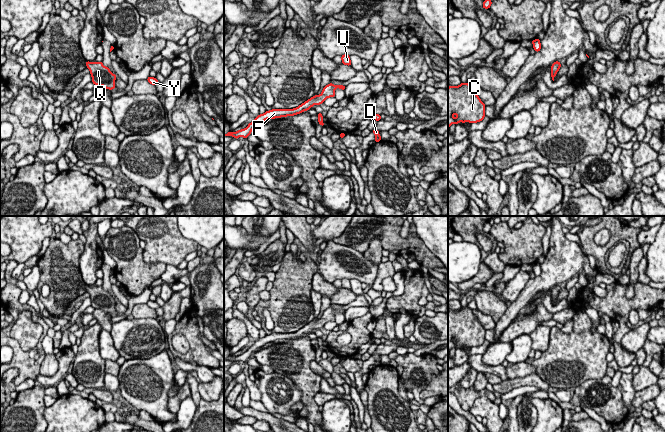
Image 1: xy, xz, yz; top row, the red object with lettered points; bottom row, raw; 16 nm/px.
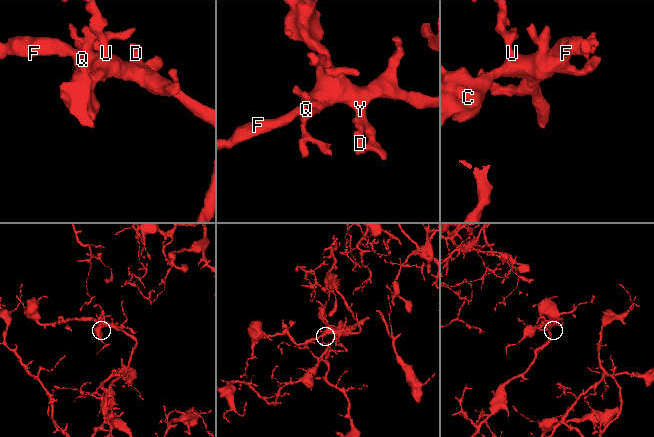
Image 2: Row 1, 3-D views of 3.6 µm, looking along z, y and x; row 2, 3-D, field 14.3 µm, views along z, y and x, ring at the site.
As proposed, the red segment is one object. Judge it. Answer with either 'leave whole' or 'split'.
leave whole

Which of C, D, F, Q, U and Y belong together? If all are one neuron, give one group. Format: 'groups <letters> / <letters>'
groups C D F Q U Y

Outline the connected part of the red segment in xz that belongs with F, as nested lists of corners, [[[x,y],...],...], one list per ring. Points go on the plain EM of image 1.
[[[329,307],[326,309],[320,319],[314,319],[301,329],[299,329],[296,332],[293,333],[272,333],[269,335],[266,335],[263,338],[259,338],[251,347],[248,348],[248,350],[242,354],[238,354],[237,356],[228,356],[224,360],[232,360],[235,363],[238,363],[239,361],[243,361],[246,363],[250,358],[251,355],[255,352],[259,351],[262,346],[264,346],[267,343],[275,343],[275,342],[281,342],[281,341],[287,341],[287,340],[294,340],[297,338],[300,338],[304,335],[308,335],[310,332],[312,332],[314,329],[320,329],[324,327],[324,325],[327,322],[335,321],[335,313],[339,312],[342,314],[345,314],[346,310],[343,309],[334,309],[332,307]]]

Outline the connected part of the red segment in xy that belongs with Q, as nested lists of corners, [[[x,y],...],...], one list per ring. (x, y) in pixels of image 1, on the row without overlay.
[[[86,285],[86,291],[90,294],[94,309],[100,309],[109,314],[116,312],[116,298],[113,298],[108,291],[104,290],[102,285]]]

